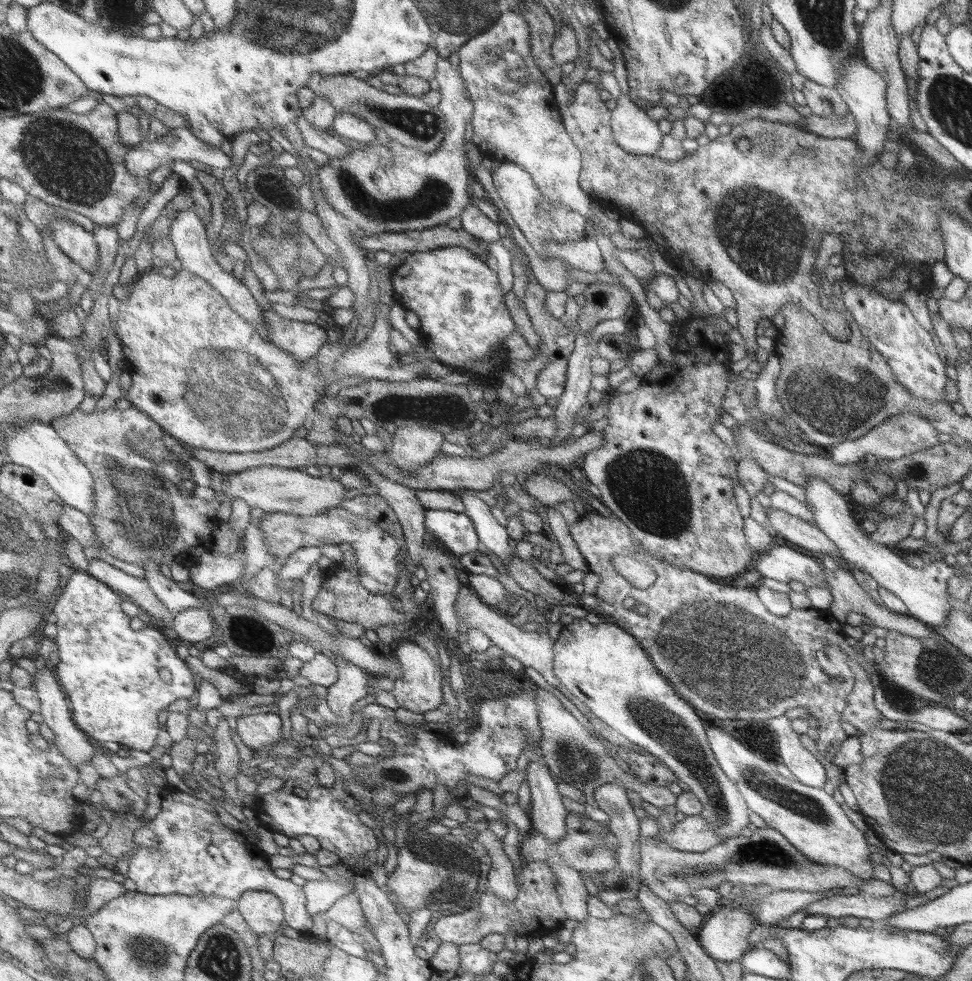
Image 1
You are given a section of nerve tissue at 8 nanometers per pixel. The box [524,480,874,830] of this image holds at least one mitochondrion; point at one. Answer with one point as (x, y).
(695, 640)

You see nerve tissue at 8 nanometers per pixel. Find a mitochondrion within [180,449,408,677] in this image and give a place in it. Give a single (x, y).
(247, 633)

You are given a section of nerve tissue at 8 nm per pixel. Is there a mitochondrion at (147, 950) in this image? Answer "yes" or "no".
yes

